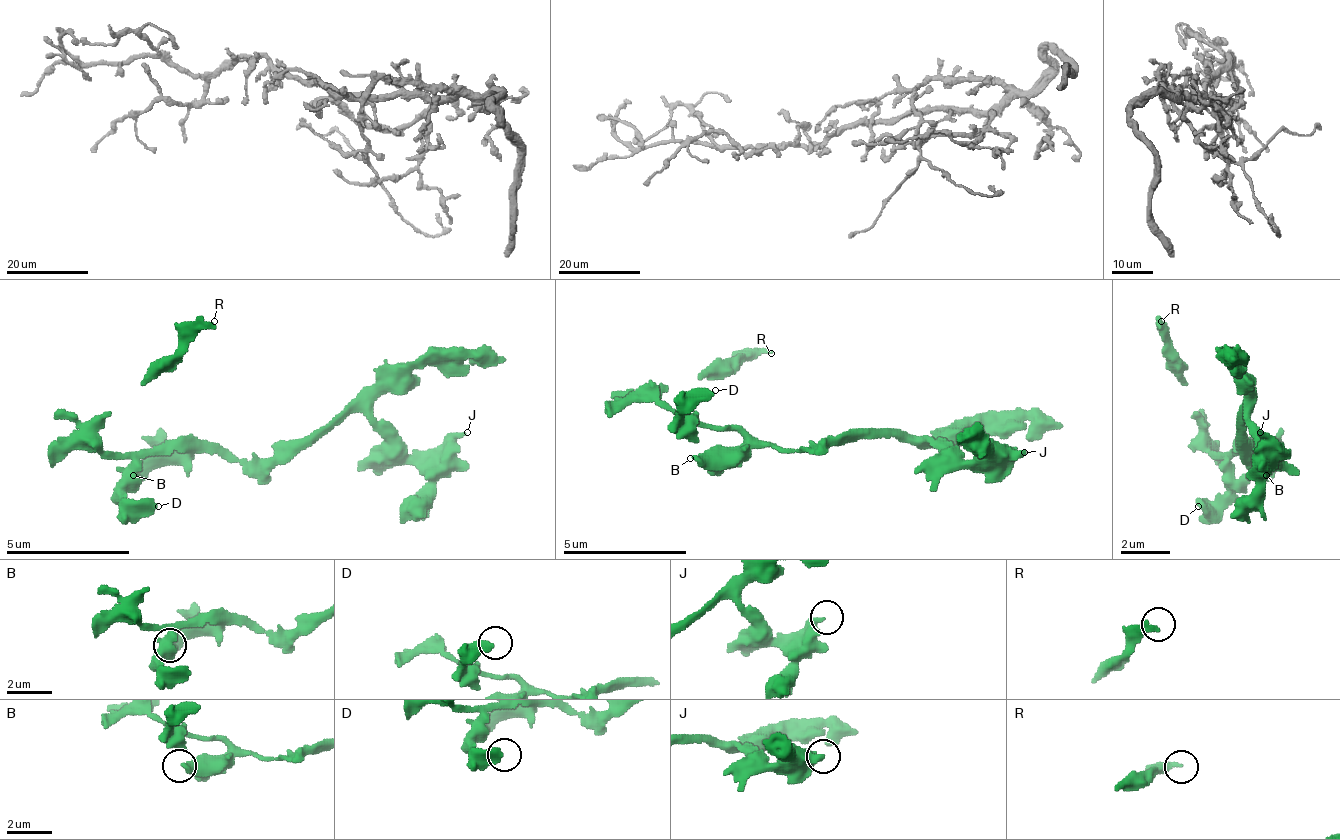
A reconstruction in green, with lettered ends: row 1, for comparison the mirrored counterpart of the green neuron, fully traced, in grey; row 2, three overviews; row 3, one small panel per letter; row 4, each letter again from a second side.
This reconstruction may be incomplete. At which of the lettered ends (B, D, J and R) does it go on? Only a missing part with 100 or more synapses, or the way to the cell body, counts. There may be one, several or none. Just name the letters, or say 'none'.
none

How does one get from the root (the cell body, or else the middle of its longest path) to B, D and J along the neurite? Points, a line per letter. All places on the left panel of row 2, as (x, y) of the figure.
B: (220, 450), (158, 450), (133, 475)
D: (220, 450), (152, 450), (139, 463), (139, 481), (127, 494), (127, 500), (133, 506), (158, 506)
J: (220, 450), (232, 457), (282, 457), (313, 444), (350, 413), (374, 413), (411, 450), (449, 450), (467, 432)

